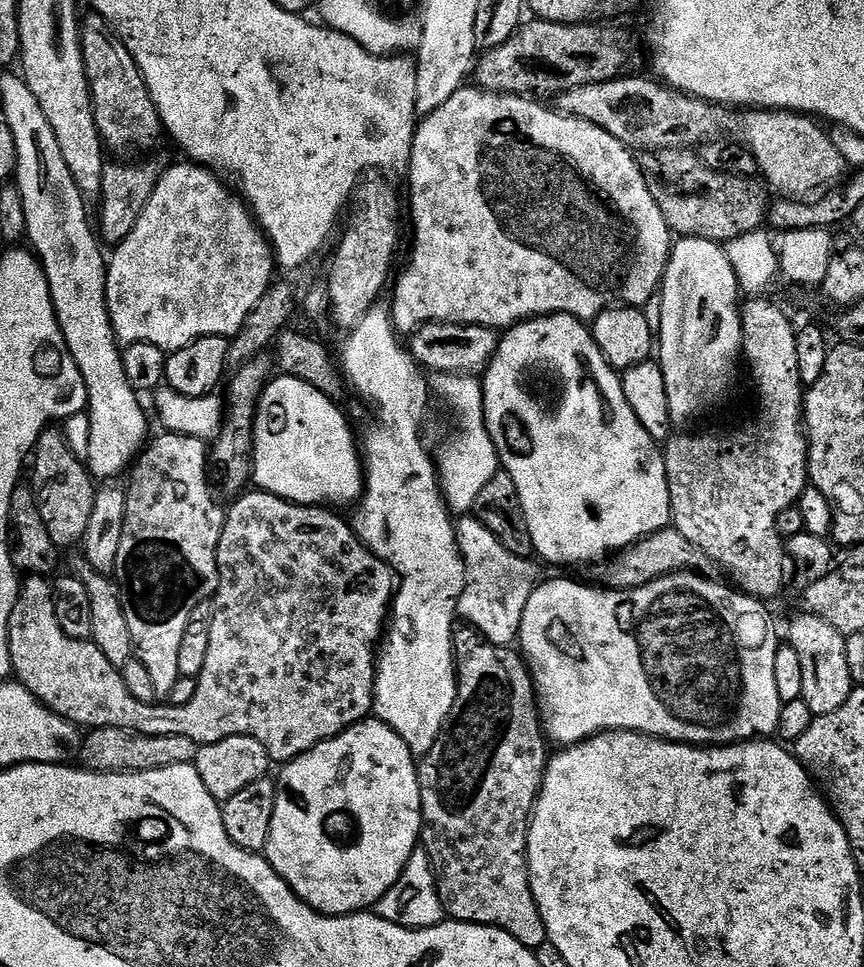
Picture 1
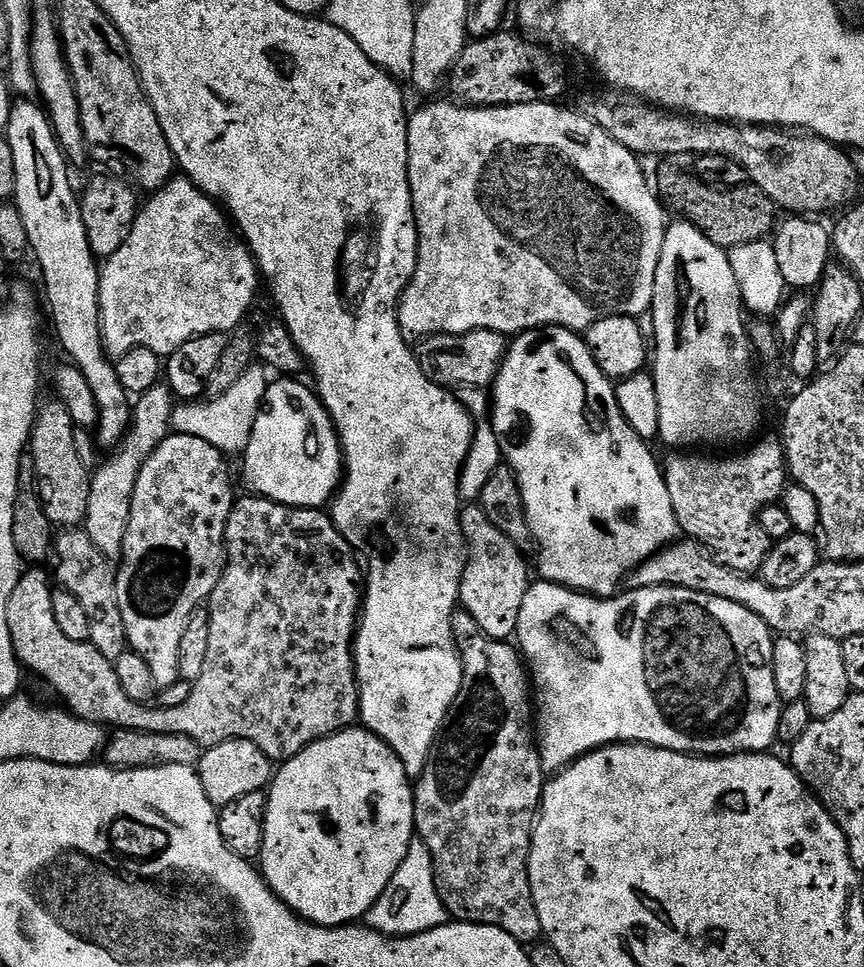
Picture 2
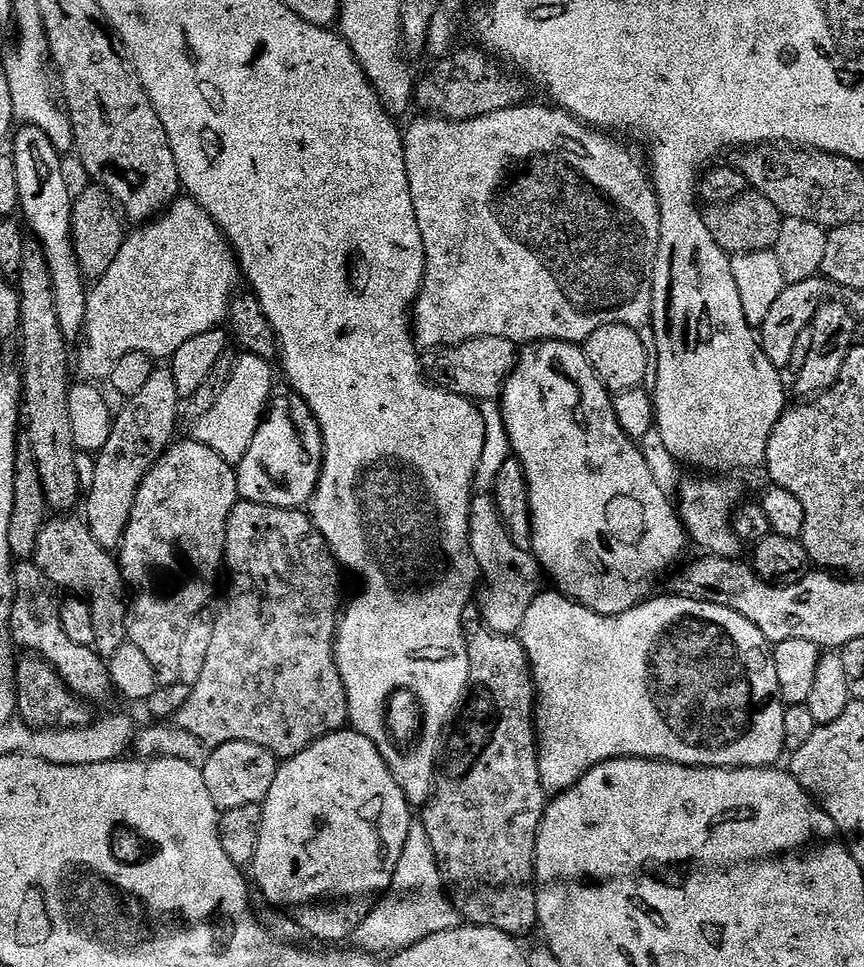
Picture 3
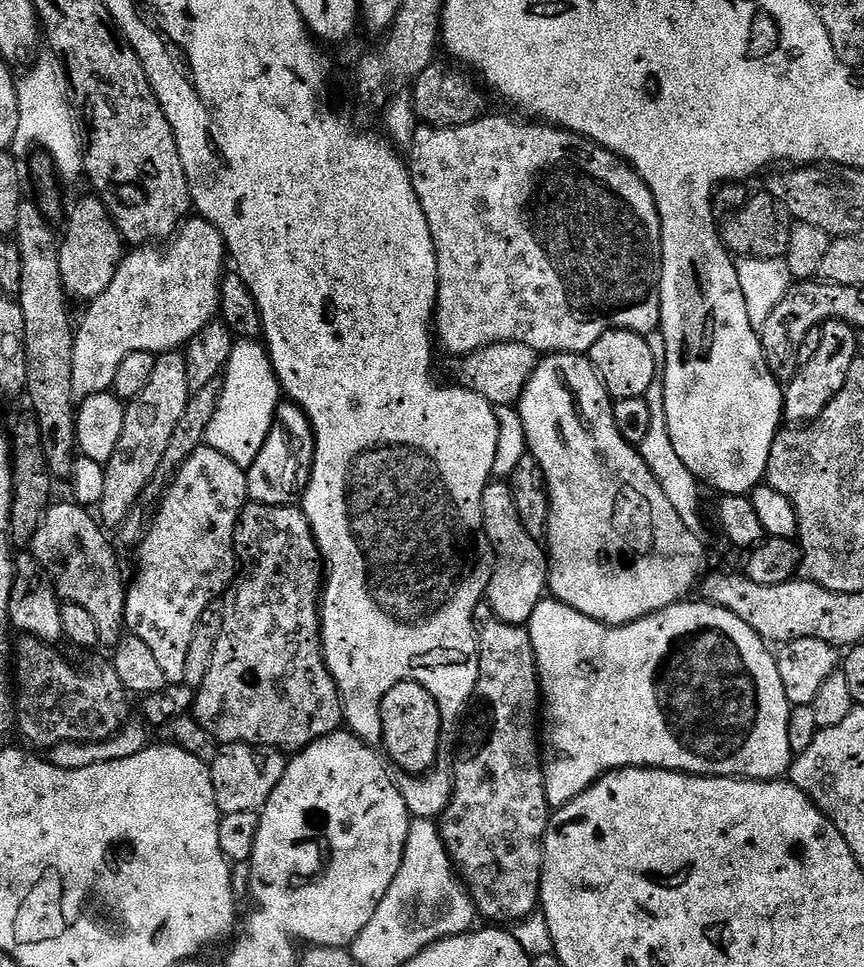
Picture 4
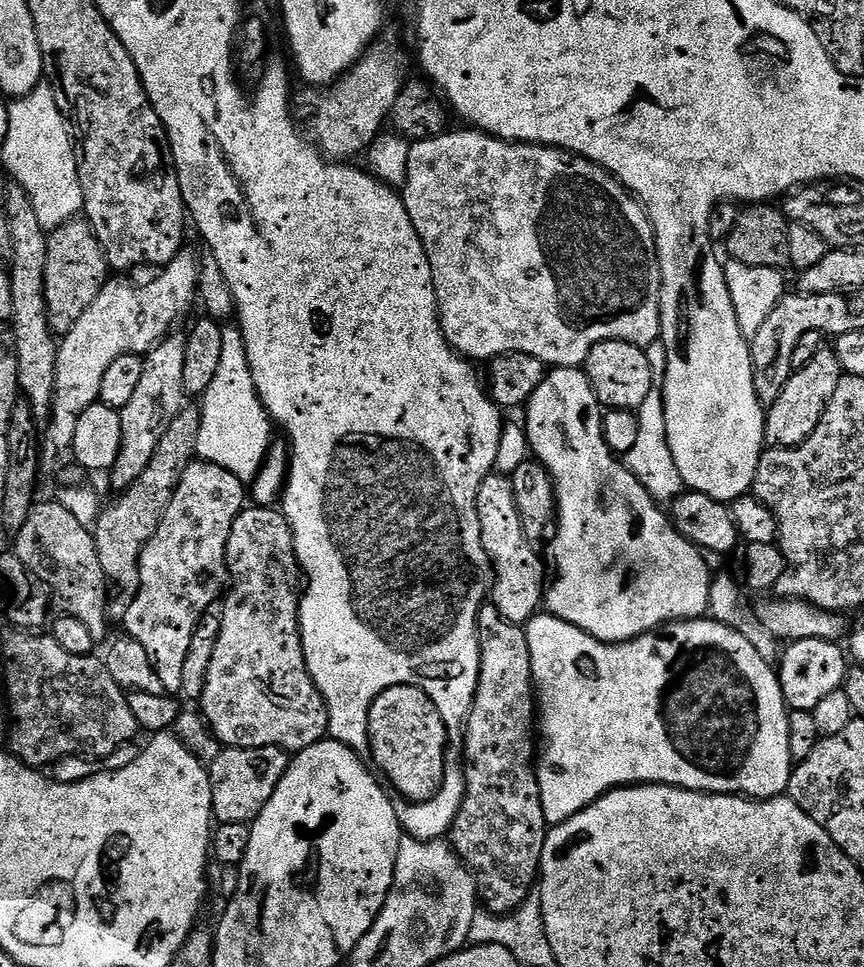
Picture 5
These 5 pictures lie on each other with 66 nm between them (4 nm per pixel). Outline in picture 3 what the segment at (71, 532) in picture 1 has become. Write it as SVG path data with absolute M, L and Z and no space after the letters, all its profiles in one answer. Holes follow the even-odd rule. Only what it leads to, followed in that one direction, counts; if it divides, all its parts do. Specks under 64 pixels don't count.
M35 239L24 242L24 257L18 273L20 293L20 330L24 336L24 368L22 367L22 412L26 417L26 439L34 450L38 462L38 474L42 478L44 497L49 509L56 514L68 514L76 503L81 503L80 472L76 469L78 432L72 427L72 415L68 409L70 379L70 342L58 326L58 310L54 302L52 275L44 257L44 250Z

